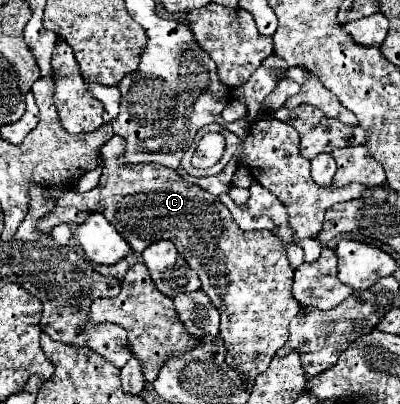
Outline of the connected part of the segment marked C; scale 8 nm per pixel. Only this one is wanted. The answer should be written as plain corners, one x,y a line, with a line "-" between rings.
112,136
100,148
104,168
98,186
84,194
70,190
64,196
60,196
52,212
46,212
46,216
42,216
36,222
38,232
50,234
50,230
58,224
80,224
84,222
86,214
100,212
108,218
110,224
116,226
116,230
124,236
124,240
130,244
132,252
136,254
146,250
156,240
172,240
180,256
190,264
192,270
198,272
202,290
210,296
212,304
220,312
220,338
226,344
226,362
238,368
242,376
248,380
248,386
252,386
254,378
268,368
270,360
288,340
288,324
300,312
300,302
294,300
290,292
294,270
286,258
280,238
270,234
270,230
252,230
252,232
240,230
238,224
232,220
228,208
214,194
206,192
204,188
198,188
196,184
184,182
178,176
178,172
172,168
156,166
156,164
140,164
140,166
124,164
124,160
120,160
122,154
124,154
124,140
120,136

